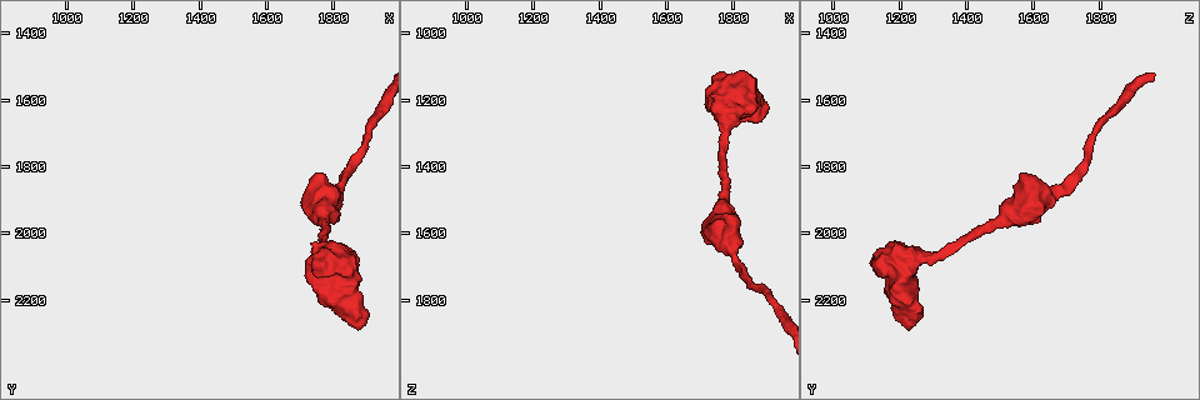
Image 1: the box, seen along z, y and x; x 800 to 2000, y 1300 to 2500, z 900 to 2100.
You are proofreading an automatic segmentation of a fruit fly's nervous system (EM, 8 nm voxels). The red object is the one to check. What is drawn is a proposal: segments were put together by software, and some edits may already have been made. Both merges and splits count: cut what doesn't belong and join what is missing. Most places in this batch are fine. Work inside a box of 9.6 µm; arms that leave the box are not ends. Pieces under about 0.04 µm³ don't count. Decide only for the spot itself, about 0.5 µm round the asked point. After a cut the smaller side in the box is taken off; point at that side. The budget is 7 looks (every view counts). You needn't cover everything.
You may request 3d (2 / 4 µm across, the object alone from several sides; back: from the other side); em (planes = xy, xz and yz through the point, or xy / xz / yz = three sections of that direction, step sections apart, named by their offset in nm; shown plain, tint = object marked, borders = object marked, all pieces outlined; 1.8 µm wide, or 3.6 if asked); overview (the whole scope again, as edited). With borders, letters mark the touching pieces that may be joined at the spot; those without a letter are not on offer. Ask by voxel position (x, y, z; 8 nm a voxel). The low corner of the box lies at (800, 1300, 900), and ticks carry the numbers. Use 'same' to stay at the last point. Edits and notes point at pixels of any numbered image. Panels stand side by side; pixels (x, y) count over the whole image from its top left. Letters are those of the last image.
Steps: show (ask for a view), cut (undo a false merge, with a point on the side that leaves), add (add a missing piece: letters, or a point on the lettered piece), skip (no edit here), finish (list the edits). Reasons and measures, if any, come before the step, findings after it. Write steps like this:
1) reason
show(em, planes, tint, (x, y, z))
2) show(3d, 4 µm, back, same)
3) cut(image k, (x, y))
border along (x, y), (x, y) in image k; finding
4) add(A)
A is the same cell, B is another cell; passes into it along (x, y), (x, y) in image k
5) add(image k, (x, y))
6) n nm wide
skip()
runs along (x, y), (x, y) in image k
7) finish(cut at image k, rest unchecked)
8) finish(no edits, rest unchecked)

calibre changes
show(3d, 4 µm, (1800, 1880, 1650))

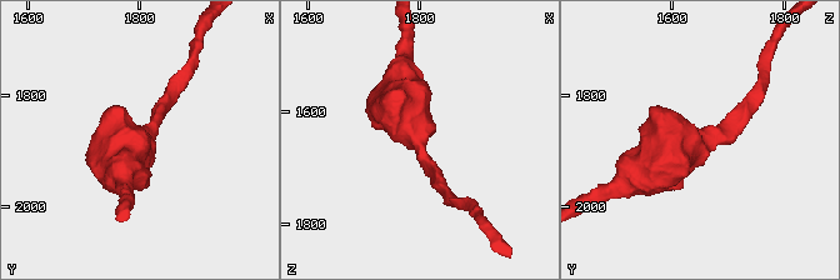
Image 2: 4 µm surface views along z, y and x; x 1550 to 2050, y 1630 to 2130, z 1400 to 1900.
show(em, 3.6 µm, yz, step 8, tint, (1800, 1880, 1650))

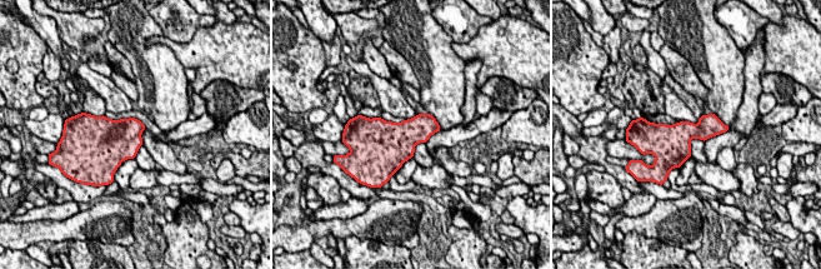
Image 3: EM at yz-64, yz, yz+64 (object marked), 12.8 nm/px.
what lies round it
show(em, 3.6 µm, yz, step 8, borders, same)

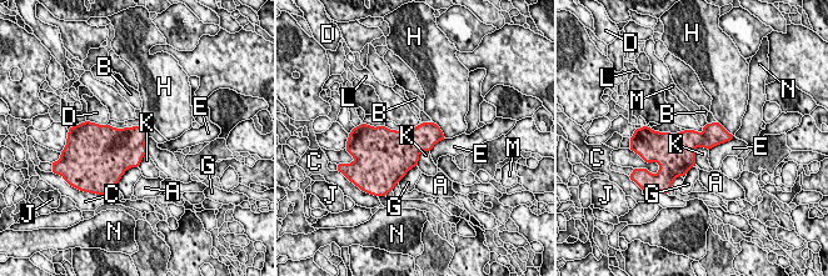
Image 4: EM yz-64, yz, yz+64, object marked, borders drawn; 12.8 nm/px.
E touches over 380 nm
skip()
A, B, C, D, E, G, H, J, K, L, M and N are other cells; border along (707, 147), (694, 150), (694, 164) in image 4; one neuron here

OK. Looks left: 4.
calibre changes
show(3d, 4 µm, (1780, 2070, 1240))

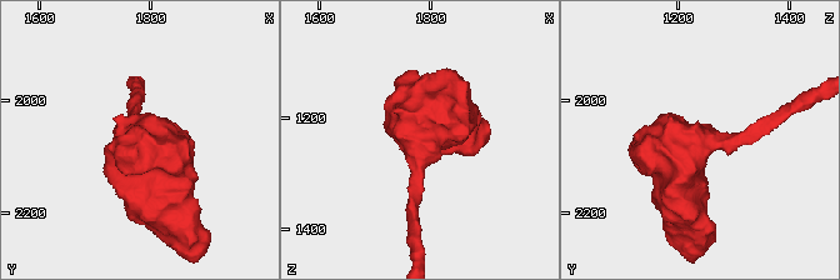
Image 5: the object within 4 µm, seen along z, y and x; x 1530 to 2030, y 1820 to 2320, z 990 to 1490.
shape alone is not enough
show(em, 3.6 µm, planes, tint, (1780, 2070, 1240))

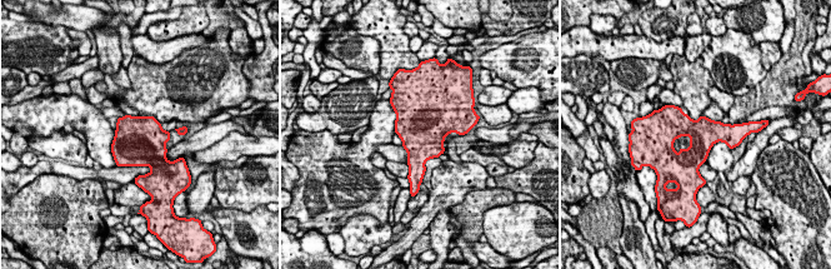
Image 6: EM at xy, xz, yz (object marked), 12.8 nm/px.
show(em, 3.6 µm, planes, borders, same)

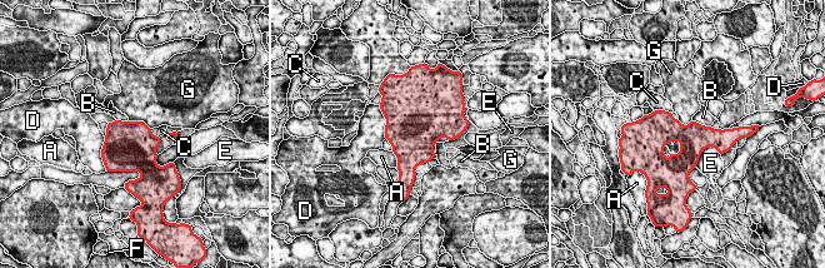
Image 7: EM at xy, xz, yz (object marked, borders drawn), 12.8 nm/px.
skip()
A, B, C, D, E, F and G are other cells; all the same neuron

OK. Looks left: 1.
stops while still wide
show(em, xz, step 16, borders, (1890, 2280, 1230))

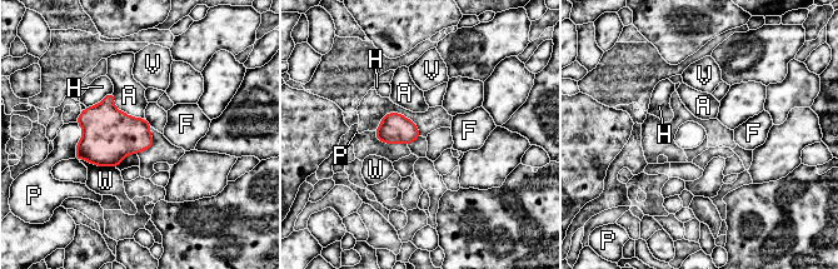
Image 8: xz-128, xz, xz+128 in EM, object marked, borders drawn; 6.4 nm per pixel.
skip()
A, F, H, P, V and W are other cells; border along (113, 91), (118, 109), (143, 119) in image 8; no lettered piece goes on from it

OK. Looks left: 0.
finish(no edits, rest unchecked)

